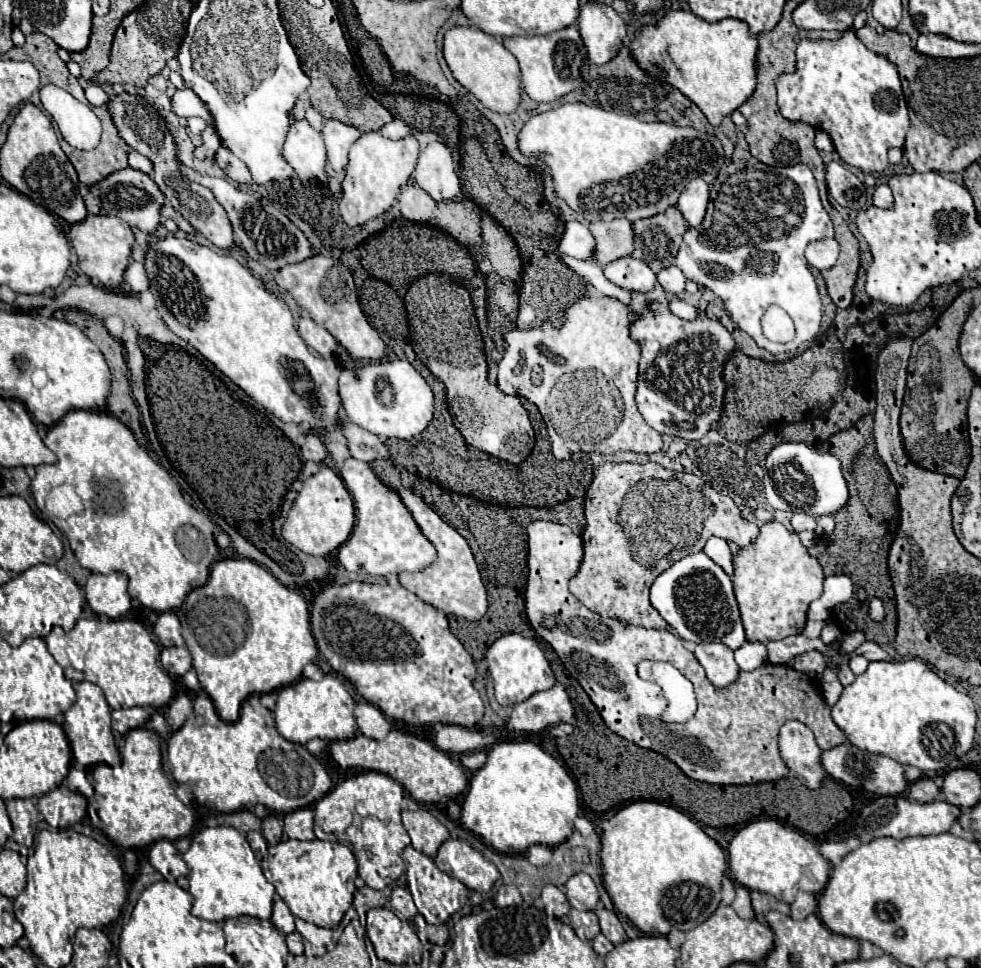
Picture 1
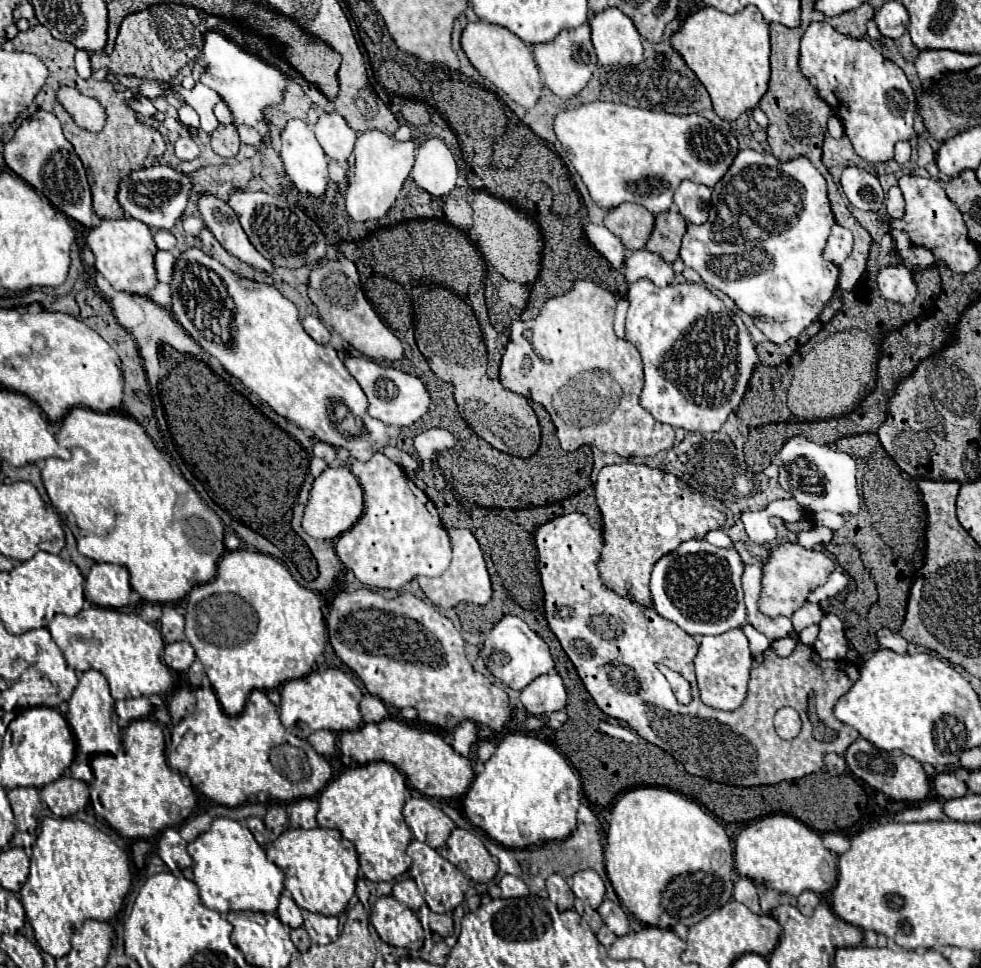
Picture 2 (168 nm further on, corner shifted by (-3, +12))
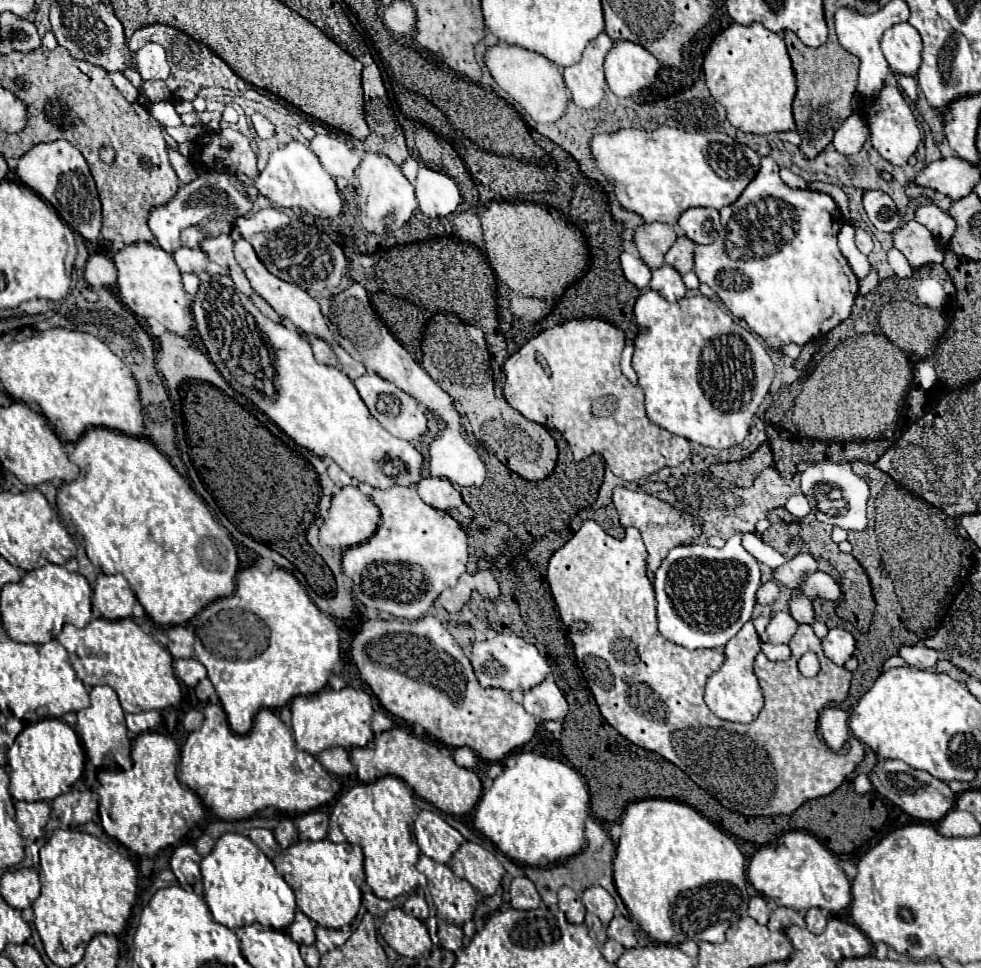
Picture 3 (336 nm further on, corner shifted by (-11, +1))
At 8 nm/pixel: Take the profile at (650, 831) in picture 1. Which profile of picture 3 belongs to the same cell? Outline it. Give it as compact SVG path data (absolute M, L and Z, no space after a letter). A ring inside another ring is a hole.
M664 798L632 802L626 808L620 826L622 836L613 859L614 884L640 928L650 938L664 944L680 944L688 938L694 942L724 942L724 932L746 916L748 908L746 860L735 840L698 814L692 806Z

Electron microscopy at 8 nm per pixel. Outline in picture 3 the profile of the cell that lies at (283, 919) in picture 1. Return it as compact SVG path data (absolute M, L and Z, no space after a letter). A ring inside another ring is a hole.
M296 910L294 922L290 924L288 934L298 944L314 944L314 926L312 926L312 920L302 910Z

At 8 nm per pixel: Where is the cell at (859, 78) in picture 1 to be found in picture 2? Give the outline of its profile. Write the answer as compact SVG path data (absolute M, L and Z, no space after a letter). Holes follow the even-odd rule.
M810 23L800 43L800 69L810 79L810 83L818 89L820 97L832 107L832 111L844 121L846 135L850 137L854 151L872 163L884 163L894 157L896 141L906 141L914 135L914 111L916 99L910 81L904 71L888 61L868 39L852 39L828 23Z

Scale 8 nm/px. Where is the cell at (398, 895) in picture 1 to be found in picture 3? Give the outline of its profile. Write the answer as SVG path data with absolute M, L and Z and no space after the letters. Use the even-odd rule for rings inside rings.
M416 892L404 902L402 908L404 908L404 912L406 912L408 916L414 916L414 918L418 918L418 920L424 922L424 920L430 916L430 908L428 904L429 903L424 895Z

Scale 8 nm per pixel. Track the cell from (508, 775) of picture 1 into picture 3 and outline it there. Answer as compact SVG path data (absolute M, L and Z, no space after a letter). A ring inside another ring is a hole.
M520 752L516 764L506 766L492 788L482 794L474 812L474 828L514 862L544 868L582 850L588 810L588 786L574 768L554 758Z

